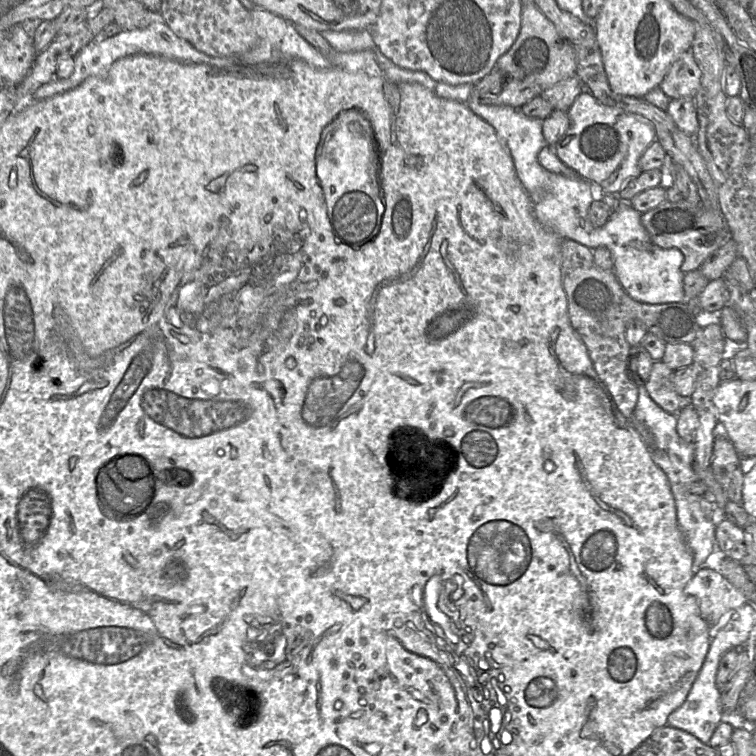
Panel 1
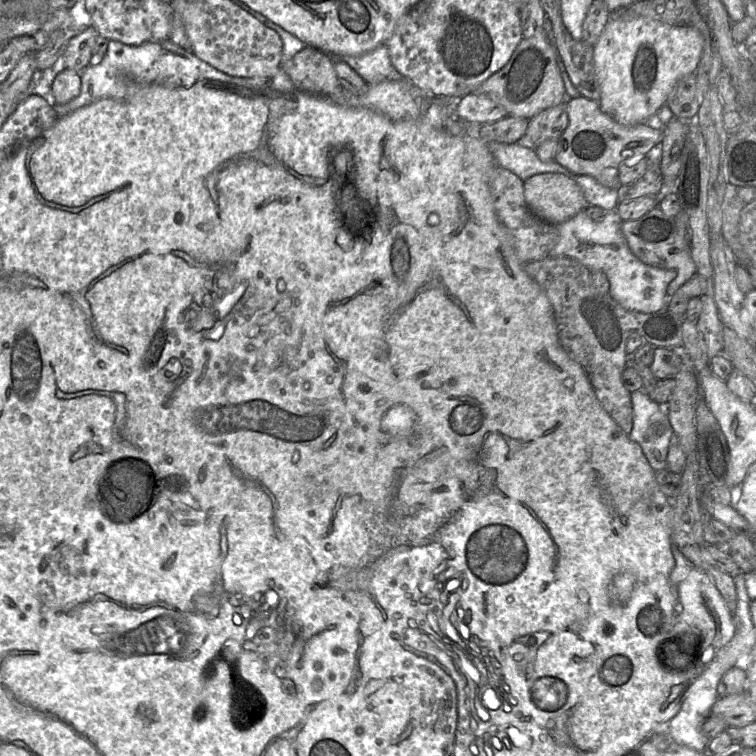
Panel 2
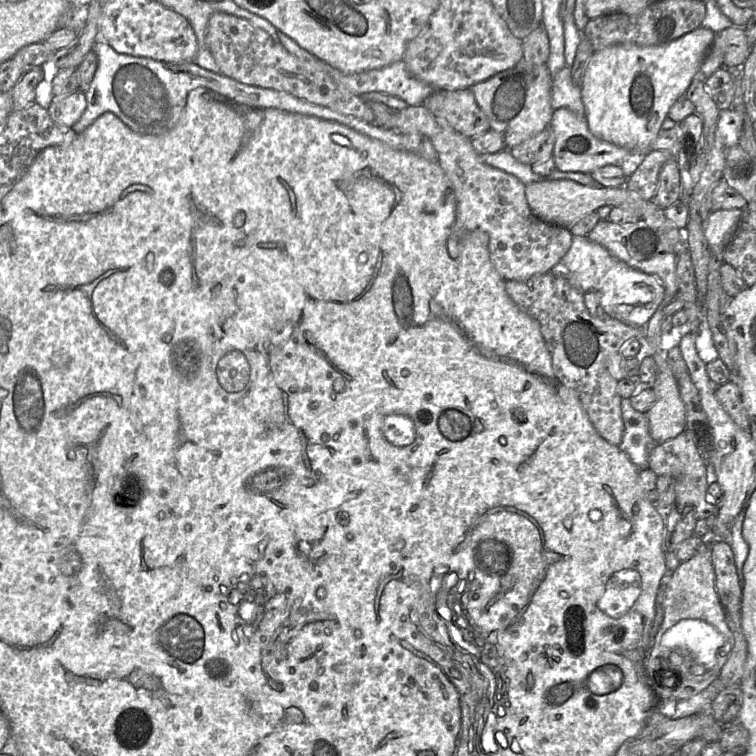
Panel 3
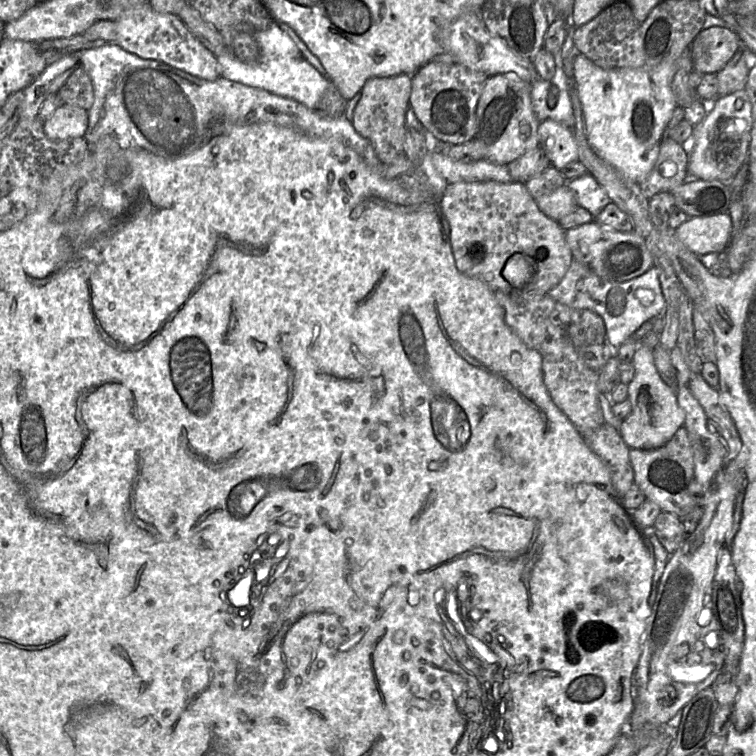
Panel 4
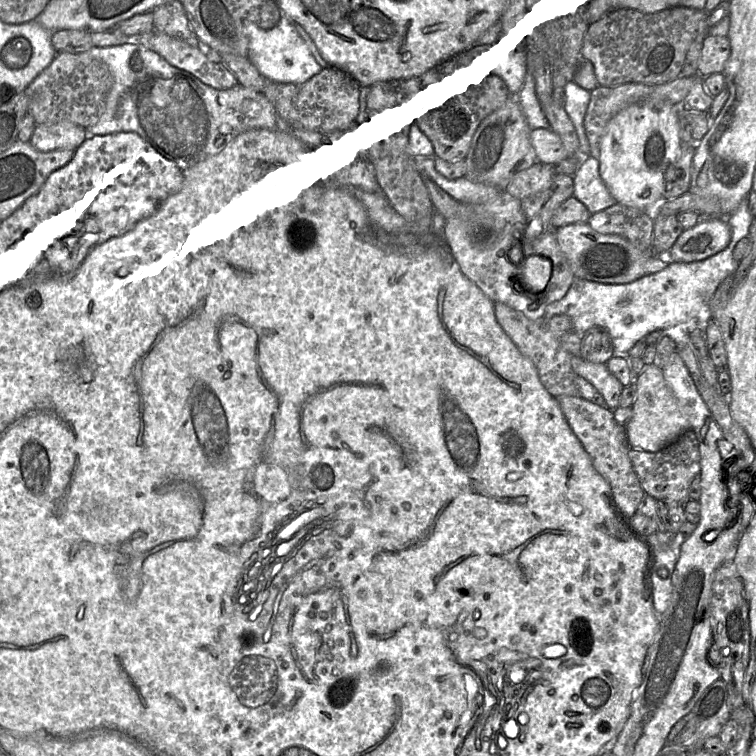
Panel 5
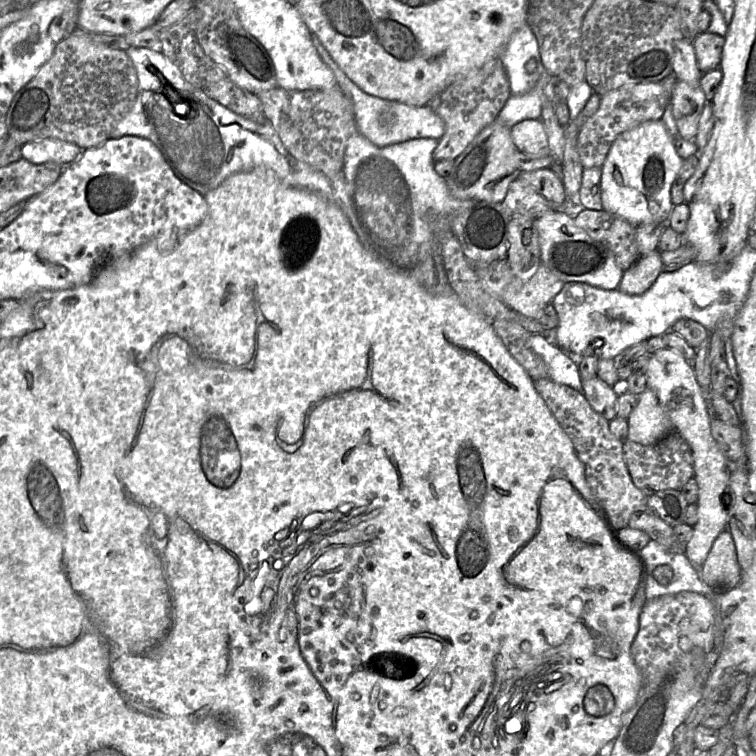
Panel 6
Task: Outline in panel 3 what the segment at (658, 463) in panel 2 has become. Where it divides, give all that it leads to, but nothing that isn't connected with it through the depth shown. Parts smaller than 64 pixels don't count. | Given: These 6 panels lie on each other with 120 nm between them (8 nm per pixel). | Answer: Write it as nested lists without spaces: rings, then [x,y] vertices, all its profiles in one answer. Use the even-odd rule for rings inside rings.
[[[622,398],[621,411],[624,431],[619,447],[639,469],[647,469],[650,453],[657,445],[650,435],[647,414],[635,410],[630,398]]]

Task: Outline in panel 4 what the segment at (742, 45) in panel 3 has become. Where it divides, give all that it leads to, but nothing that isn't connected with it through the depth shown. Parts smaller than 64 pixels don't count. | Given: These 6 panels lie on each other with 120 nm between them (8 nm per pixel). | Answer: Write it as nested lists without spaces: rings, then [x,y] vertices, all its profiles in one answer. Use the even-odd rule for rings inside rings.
[[[711,27],[700,31],[690,45],[693,70],[717,74],[741,47],[739,36],[731,29]]]

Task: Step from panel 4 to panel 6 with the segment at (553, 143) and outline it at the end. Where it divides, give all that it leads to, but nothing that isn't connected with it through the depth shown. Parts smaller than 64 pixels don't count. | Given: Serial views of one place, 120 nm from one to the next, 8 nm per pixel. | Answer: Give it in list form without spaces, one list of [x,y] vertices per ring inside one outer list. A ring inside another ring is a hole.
[[[526,119],[511,127],[511,137],[519,151],[530,156],[548,156],[548,137],[539,119]]]

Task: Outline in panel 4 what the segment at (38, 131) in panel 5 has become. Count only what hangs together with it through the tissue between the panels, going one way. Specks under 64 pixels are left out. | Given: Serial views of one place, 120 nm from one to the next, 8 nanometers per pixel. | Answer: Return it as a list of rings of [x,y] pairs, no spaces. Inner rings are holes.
[[[61,104],[44,121],[46,136],[54,141],[83,137],[88,127],[88,111],[70,104]]]

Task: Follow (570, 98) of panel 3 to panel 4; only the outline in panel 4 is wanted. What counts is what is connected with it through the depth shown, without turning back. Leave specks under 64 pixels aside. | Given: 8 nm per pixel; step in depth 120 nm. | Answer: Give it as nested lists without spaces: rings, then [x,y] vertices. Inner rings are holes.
[[[555,65],[555,74],[551,80],[538,78],[532,84],[532,107],[540,122],[551,119],[571,129],[574,127],[575,115],[568,93],[569,82],[571,79],[566,75],[563,66]],[[555,84],[560,85],[558,99],[558,89],[553,87]]]

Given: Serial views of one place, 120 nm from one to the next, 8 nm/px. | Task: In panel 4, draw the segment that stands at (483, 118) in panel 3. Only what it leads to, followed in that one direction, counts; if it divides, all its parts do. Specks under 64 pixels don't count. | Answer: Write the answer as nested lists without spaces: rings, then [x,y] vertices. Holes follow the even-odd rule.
[[[432,60],[412,75],[410,107],[423,129],[447,145],[459,145],[477,133],[476,109],[488,75],[456,62]]]

